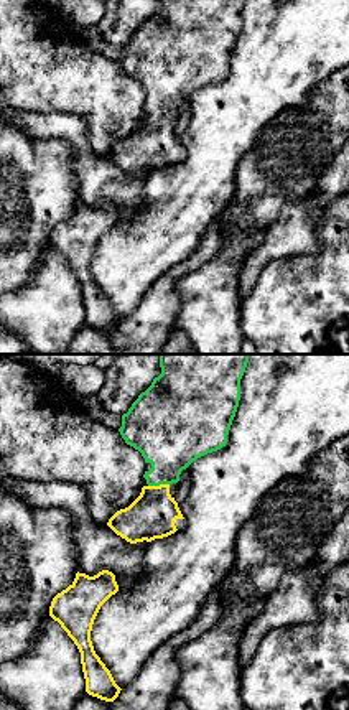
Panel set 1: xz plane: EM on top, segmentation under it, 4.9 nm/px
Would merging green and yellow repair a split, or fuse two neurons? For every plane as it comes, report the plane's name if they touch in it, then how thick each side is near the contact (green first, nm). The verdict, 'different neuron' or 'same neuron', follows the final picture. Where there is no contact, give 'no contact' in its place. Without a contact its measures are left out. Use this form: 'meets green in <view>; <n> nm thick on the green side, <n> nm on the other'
meets green in xz; 340 nm thick on the green side, 220 nm on the other

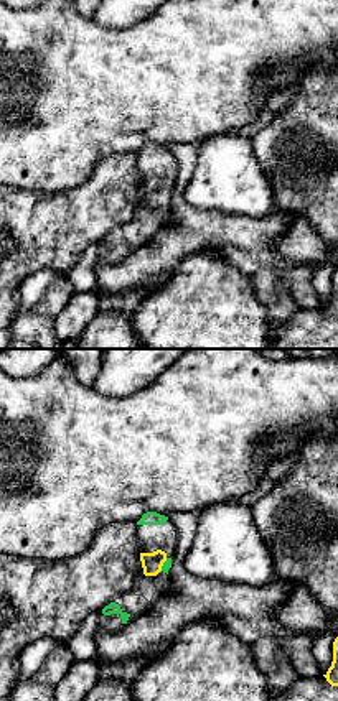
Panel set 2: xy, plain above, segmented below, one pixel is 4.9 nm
meets green in xy; 50 nm thick on the green side, 100 nm on the other

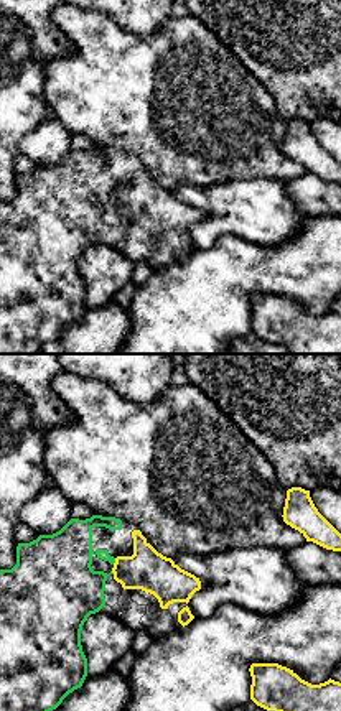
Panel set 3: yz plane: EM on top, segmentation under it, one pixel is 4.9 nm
meets green in yz; 50 nm thick on the green side, 200 nm on the other

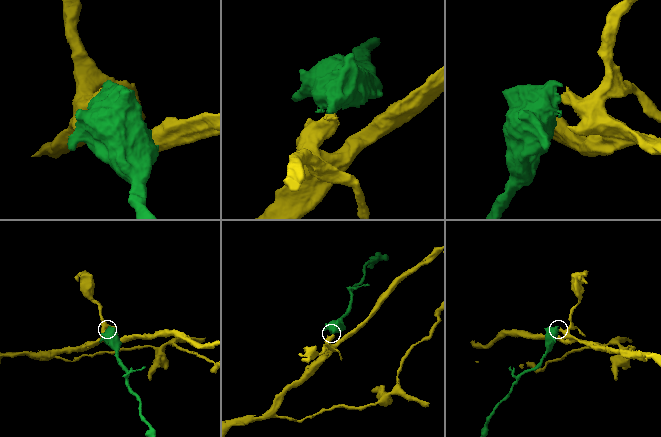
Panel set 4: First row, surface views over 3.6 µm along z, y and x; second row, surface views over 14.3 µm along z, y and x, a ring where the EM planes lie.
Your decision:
same neuron

